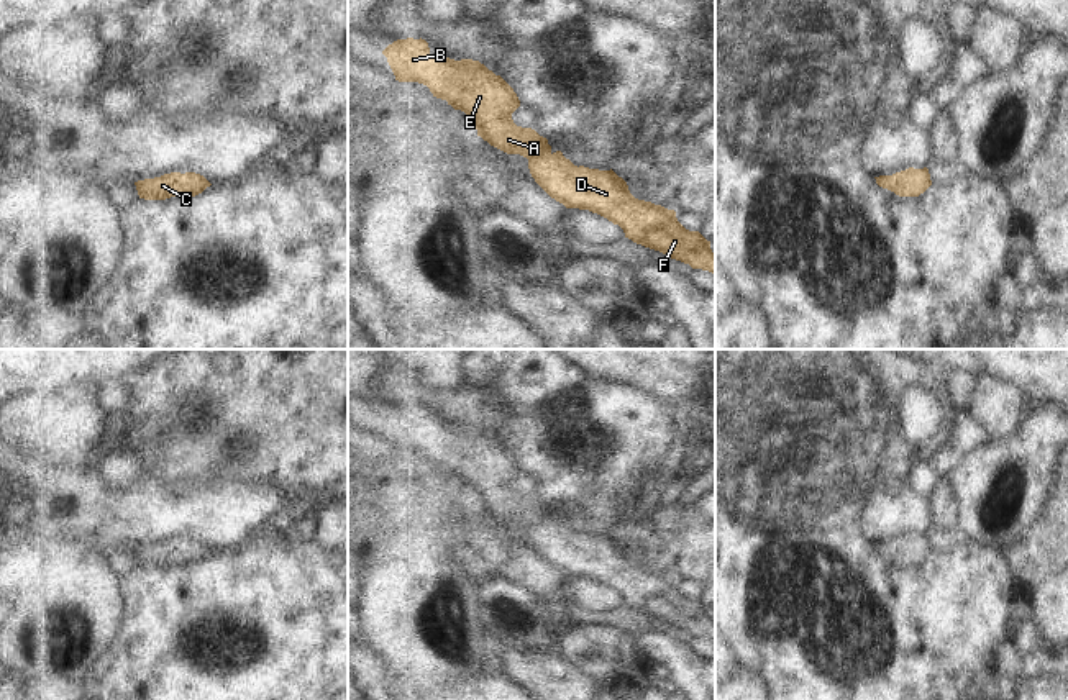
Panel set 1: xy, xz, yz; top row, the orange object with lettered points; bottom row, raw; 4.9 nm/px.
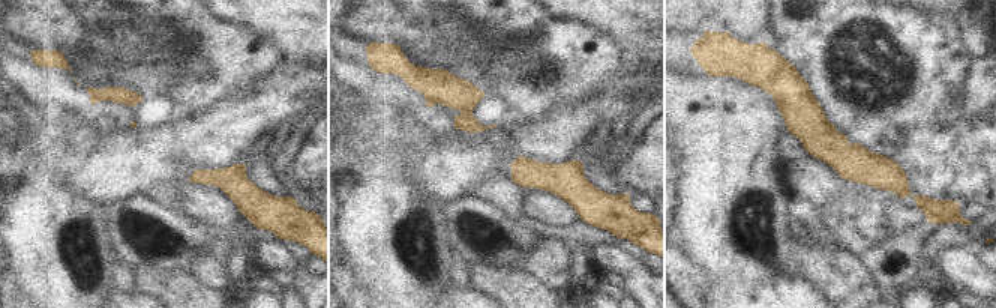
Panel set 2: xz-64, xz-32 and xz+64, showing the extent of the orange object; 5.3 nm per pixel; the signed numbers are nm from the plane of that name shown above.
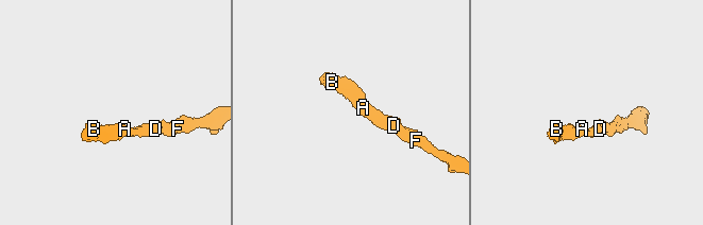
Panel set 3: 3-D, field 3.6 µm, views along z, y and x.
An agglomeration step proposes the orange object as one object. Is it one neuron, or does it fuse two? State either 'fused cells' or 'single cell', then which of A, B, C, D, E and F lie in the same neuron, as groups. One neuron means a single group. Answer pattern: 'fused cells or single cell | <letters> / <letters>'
single cell | A B C D E F

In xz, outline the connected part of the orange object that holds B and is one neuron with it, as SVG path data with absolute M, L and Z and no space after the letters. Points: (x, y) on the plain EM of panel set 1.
M422 405L397 407L382 421L395 448L427 452L433 464L464 479L491 513L527 525L535 549L566 575L597 580L618 592L633 610L715 643L710 608L686 597L674 577L635 566L612 536L577 534L561 518L553 520L535 497L517 493L512 487L520 474L517 461L479 428L431 425Z

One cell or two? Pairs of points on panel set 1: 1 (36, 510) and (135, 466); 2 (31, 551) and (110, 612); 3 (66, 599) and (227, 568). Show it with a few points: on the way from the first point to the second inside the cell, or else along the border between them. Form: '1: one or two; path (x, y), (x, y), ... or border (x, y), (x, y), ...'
1: two; border (97, 468), (115, 489), (127, 489), (143, 479)
2: one; path (51, 571), (91, 610)
3: two; border (123, 579), (127, 615), (122, 627)

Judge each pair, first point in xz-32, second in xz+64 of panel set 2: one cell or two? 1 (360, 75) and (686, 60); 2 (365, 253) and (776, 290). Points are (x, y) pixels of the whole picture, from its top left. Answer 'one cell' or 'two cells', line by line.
1: one cell
2: two cells

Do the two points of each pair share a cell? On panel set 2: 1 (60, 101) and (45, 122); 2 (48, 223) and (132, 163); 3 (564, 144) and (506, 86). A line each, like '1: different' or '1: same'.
1: different
2: different
3: different

